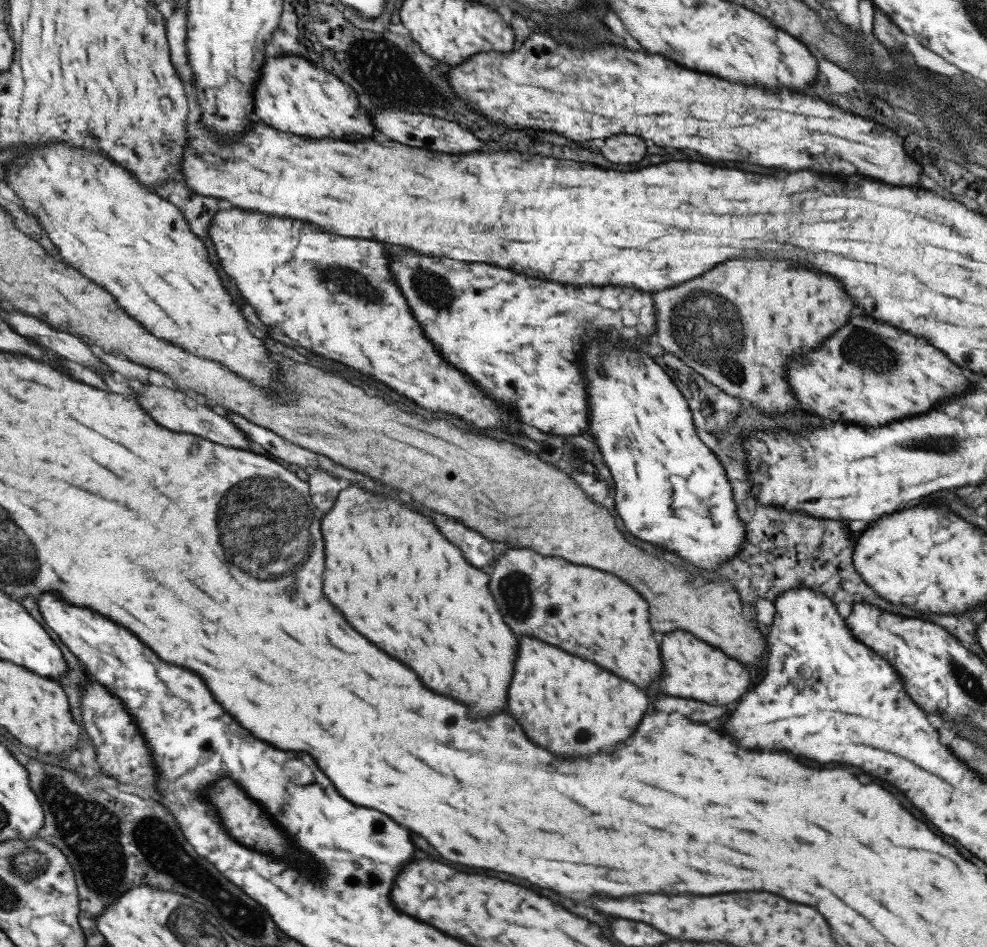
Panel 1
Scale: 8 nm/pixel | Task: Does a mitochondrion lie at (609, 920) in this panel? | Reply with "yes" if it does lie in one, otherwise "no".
no

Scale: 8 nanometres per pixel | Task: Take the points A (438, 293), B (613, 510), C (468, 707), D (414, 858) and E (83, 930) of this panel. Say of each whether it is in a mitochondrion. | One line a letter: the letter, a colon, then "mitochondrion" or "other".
A: mitochondrion
B: other
C: other
D: other
E: other

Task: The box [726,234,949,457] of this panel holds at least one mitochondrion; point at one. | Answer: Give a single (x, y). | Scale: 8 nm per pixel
(871, 353)

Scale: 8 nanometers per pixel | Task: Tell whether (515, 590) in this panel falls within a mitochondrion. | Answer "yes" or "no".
yes

